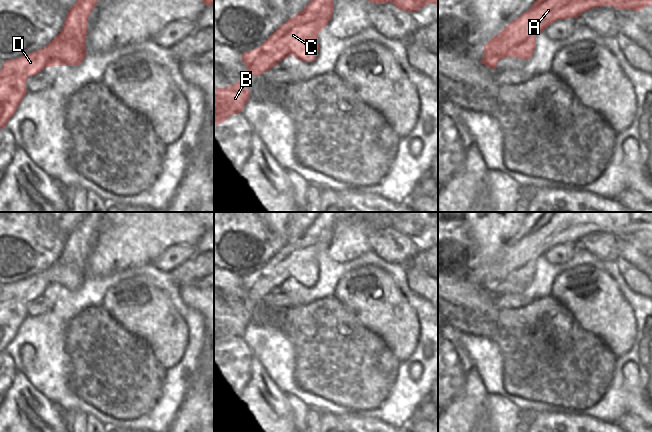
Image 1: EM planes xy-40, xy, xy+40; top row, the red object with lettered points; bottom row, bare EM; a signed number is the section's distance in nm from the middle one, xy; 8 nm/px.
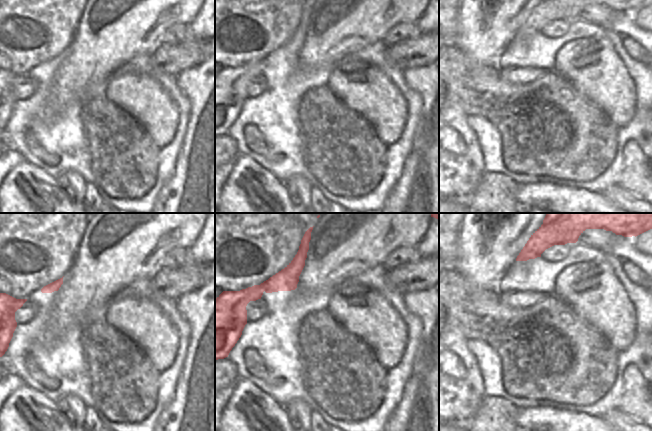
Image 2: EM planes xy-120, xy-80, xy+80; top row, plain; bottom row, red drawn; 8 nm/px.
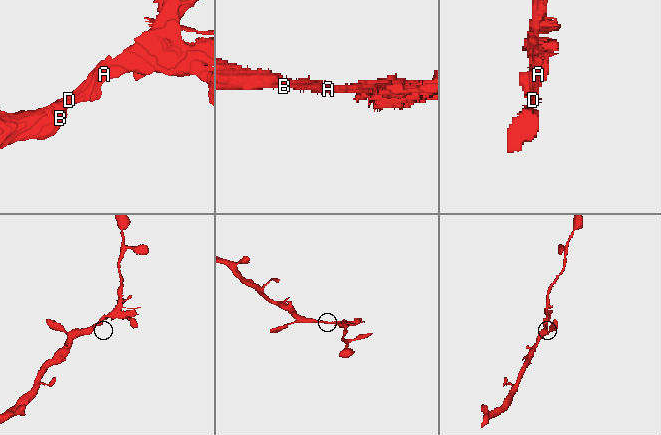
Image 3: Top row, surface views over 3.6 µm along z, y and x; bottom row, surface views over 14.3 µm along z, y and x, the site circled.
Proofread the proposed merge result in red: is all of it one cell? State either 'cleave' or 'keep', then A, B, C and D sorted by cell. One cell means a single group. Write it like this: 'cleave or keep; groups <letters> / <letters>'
keep; groups A B C D

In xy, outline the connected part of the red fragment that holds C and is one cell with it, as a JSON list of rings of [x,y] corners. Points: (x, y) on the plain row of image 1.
[[[320,212],[301,236],[282,248],[261,270],[242,278],[248,297],[261,300],[290,279],[301,286],[313,286],[320,274],[318,258],[332,241],[337,218],[357,218],[373,228],[391,226],[410,237],[427,228],[438,230],[438,212]]]

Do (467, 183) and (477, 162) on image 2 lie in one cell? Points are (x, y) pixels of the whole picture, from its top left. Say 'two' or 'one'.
two

